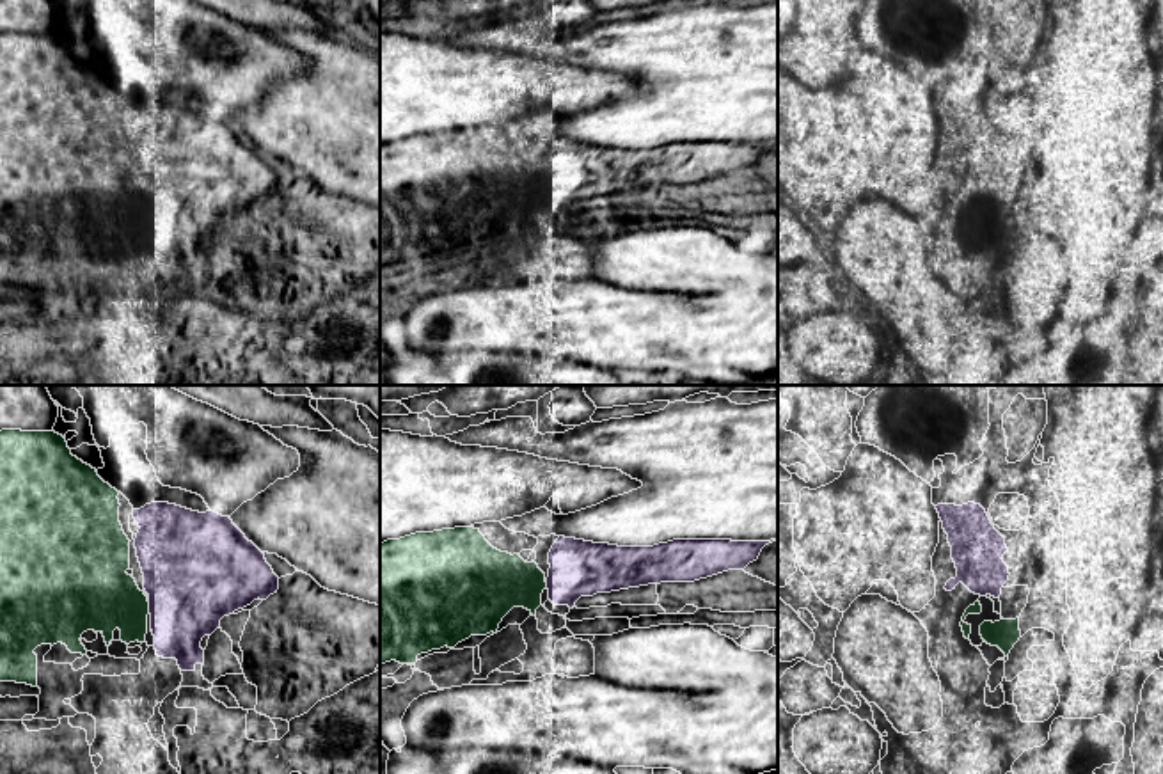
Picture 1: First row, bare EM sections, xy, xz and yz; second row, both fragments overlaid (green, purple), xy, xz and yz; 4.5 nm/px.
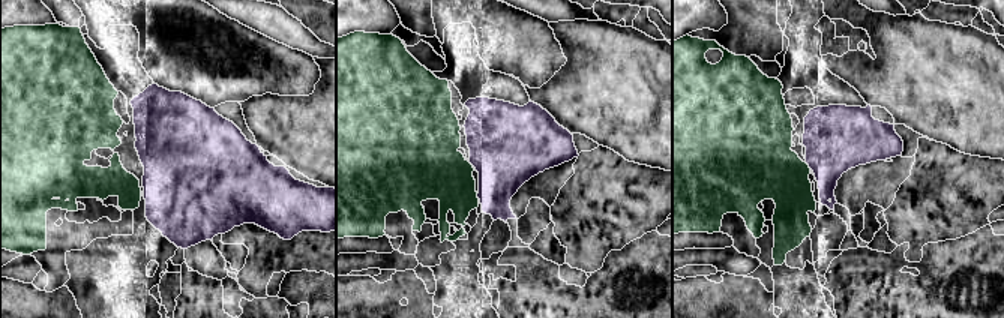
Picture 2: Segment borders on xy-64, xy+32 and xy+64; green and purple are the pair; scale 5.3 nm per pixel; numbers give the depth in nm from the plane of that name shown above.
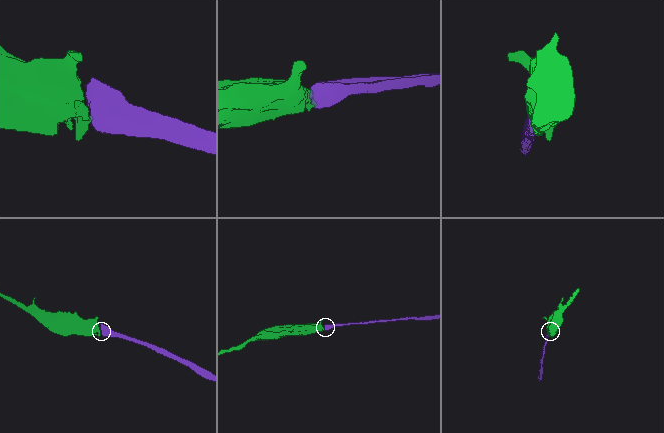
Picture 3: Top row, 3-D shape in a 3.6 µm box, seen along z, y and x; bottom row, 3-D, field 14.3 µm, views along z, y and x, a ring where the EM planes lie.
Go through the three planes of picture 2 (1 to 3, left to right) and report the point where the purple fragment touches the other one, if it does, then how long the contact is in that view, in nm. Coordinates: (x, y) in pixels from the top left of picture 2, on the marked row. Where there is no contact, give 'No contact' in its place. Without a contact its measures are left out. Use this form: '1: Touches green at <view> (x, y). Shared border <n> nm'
1: No contact
2: Touches green at xy+32 (476, 197). Shared border 40 nm
3: Touches green at xy+64 (808, 165). Shared border 50 nm

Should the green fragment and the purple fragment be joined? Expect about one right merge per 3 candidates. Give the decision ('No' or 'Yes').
Yes

